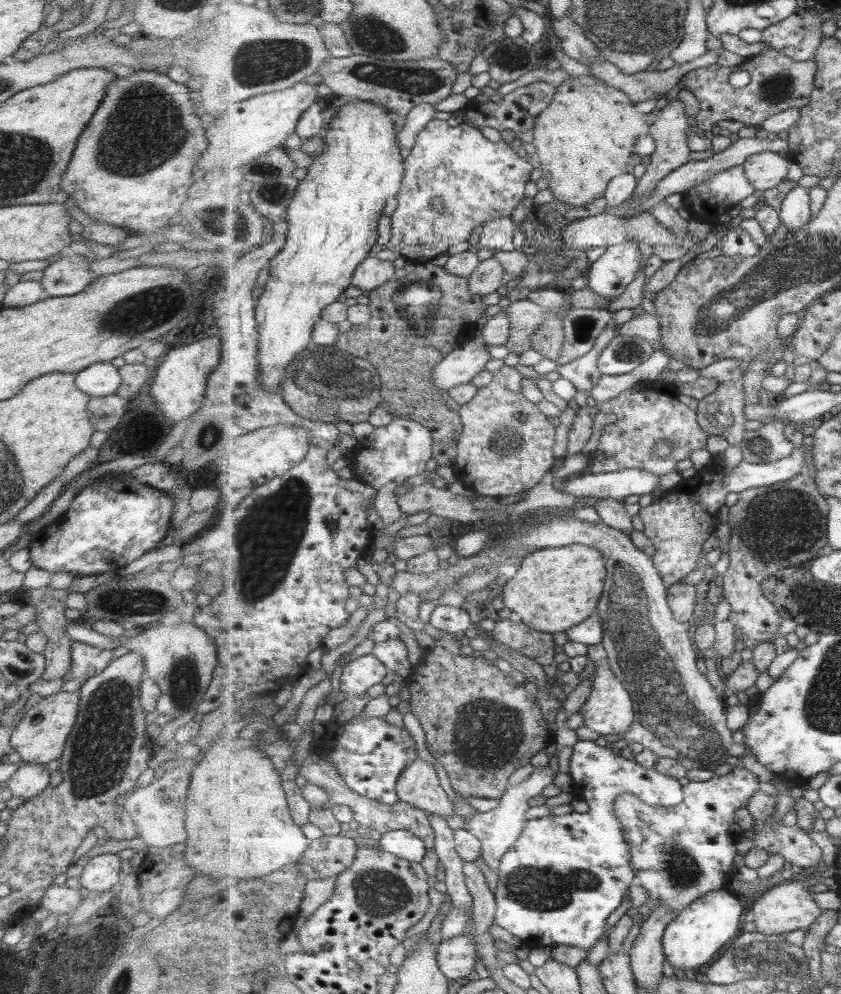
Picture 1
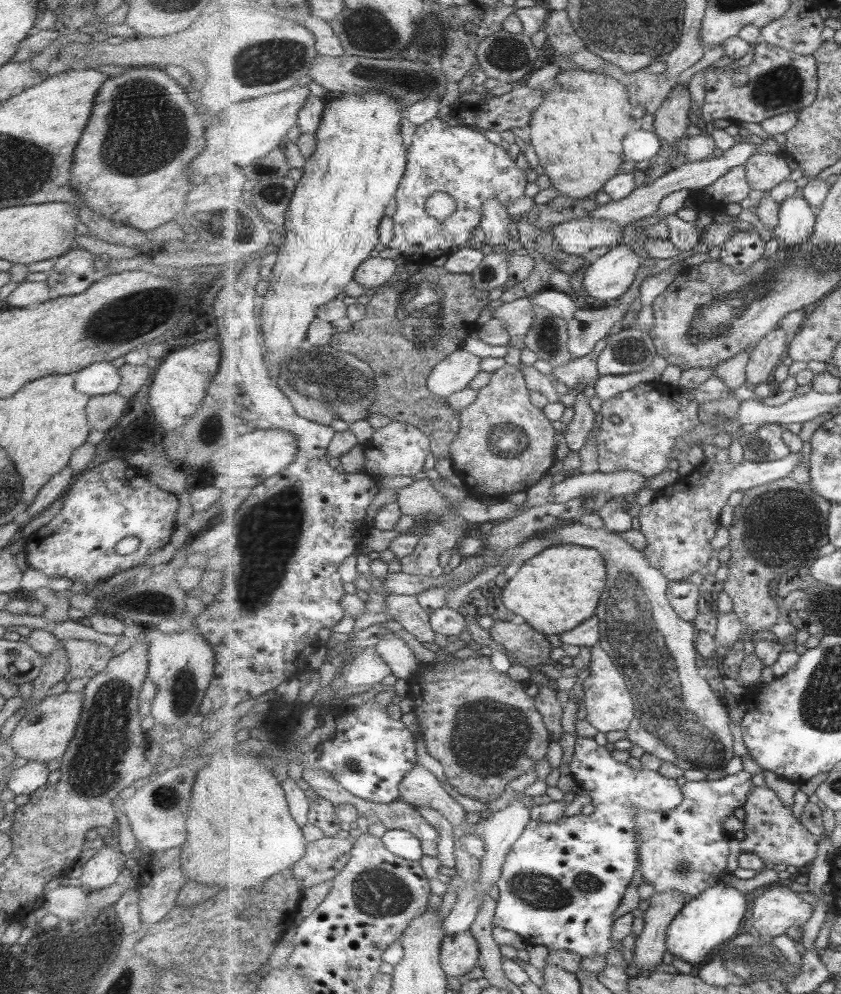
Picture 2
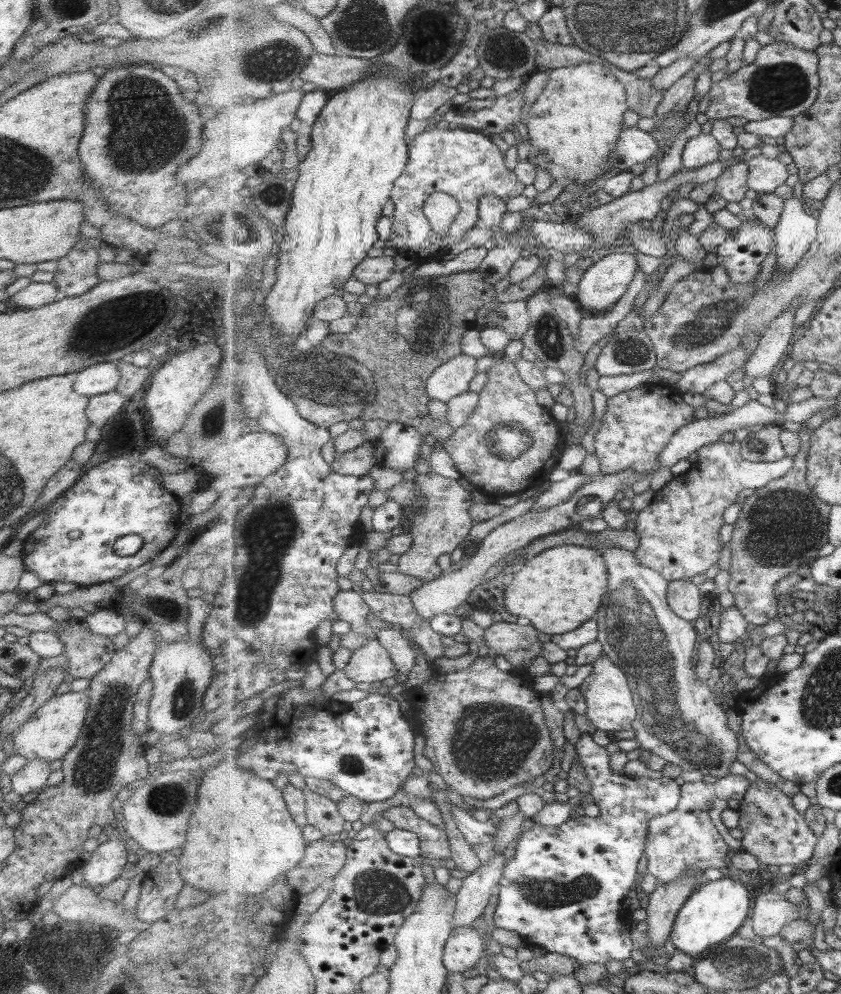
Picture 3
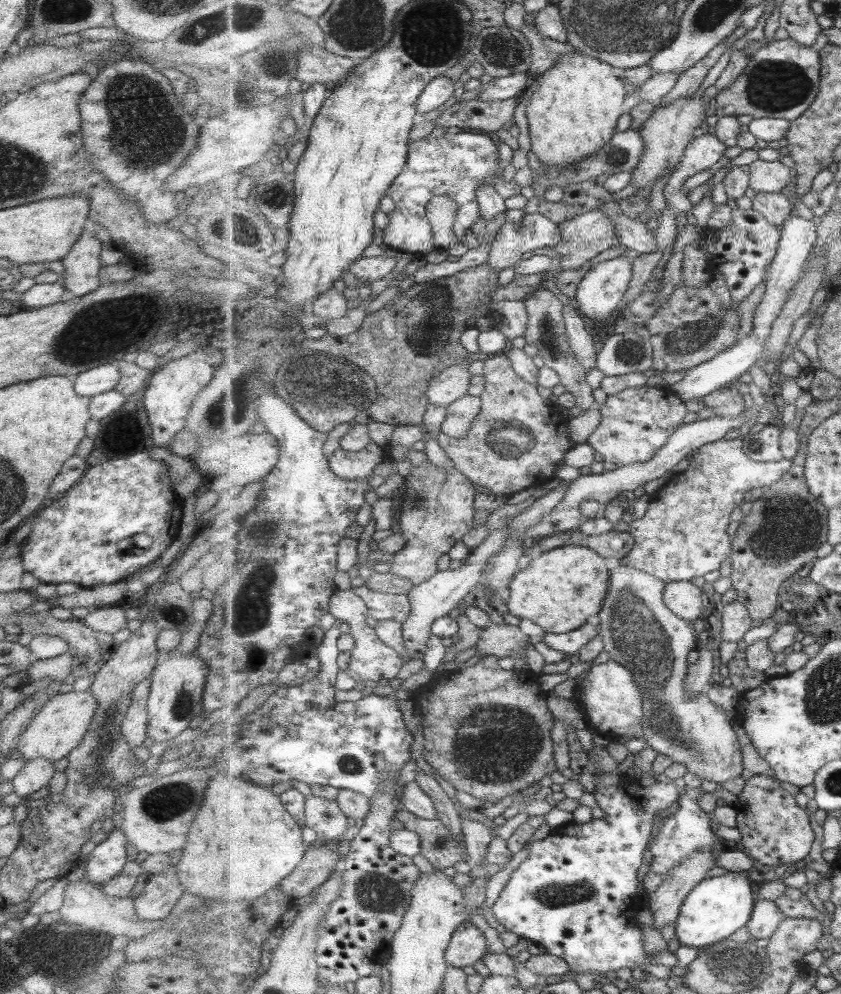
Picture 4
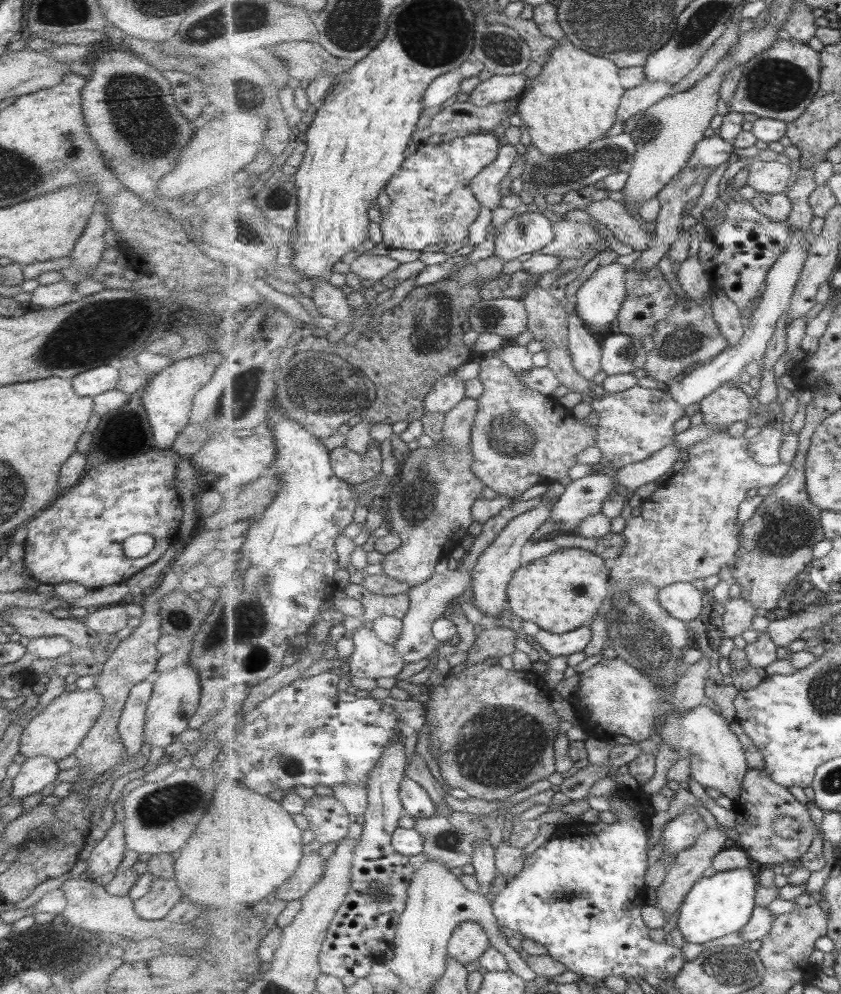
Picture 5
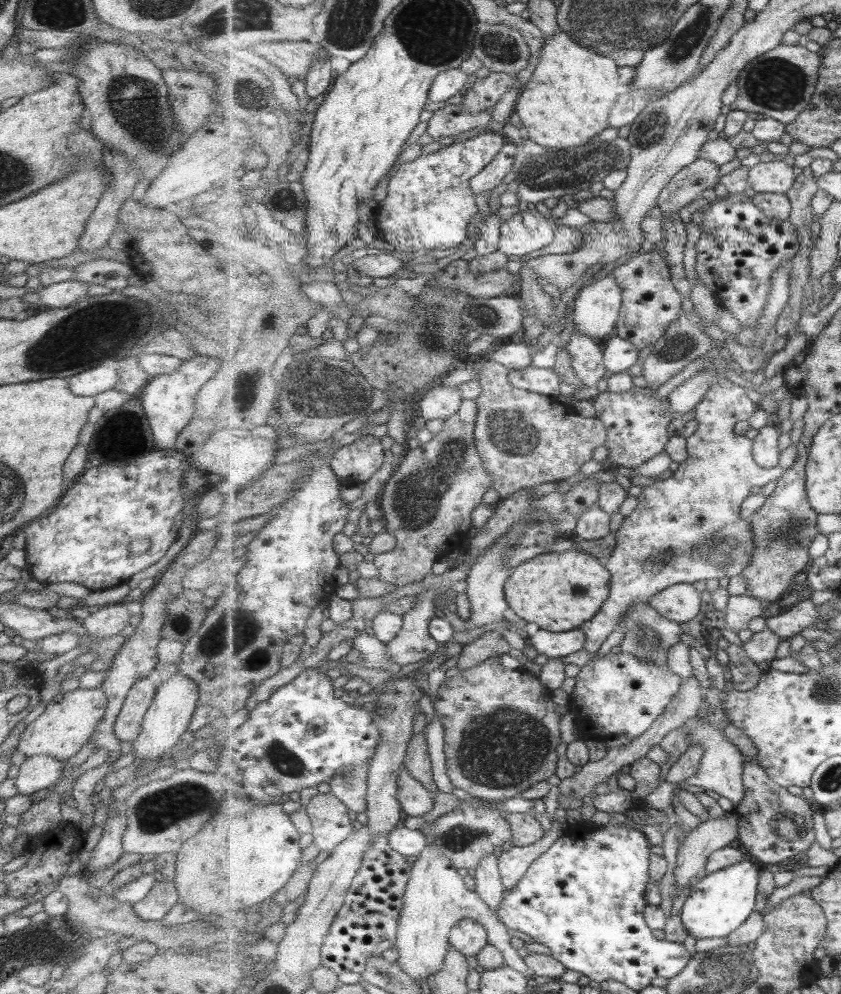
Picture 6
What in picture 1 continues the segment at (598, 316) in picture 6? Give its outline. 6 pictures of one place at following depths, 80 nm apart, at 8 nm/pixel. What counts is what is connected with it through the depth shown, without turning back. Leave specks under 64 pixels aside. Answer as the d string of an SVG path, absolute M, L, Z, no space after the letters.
M630 240L608 247L587 270L588 287L607 298L621 296L637 278L643 262L638 243Z

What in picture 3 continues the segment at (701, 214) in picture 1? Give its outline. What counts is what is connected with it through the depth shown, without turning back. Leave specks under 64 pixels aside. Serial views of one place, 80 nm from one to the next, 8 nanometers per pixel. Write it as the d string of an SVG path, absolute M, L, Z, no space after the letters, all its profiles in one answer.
M747 163L732 165L717 180L715 187L717 196L720 196L727 202L741 202L750 189L749 175L750 166Z

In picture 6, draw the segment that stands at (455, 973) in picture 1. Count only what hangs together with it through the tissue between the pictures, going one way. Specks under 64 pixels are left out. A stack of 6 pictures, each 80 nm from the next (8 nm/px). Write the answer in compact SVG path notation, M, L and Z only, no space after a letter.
M463 918L450 934L450 944L467 956L476 957L488 942L488 930L474 918Z

